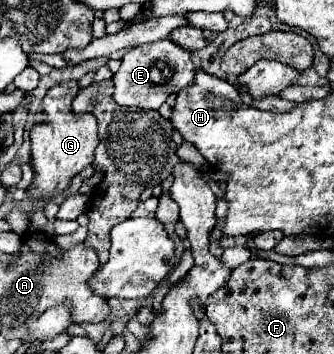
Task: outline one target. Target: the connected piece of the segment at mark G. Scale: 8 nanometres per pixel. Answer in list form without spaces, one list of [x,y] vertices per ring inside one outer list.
[[[78,82],[54,86],[44,98],[44,114],[50,118],[50,122],[36,124],[30,132],[30,142],[32,142],[30,158],[32,158],[34,178],[28,190],[34,200],[40,200],[44,196],[54,196],[56,192],[64,192],[72,182],[72,178],[94,162],[94,150],[98,146],[98,124],[94,116],[90,114],[76,116],[70,110],[78,90],[80,90]]]

